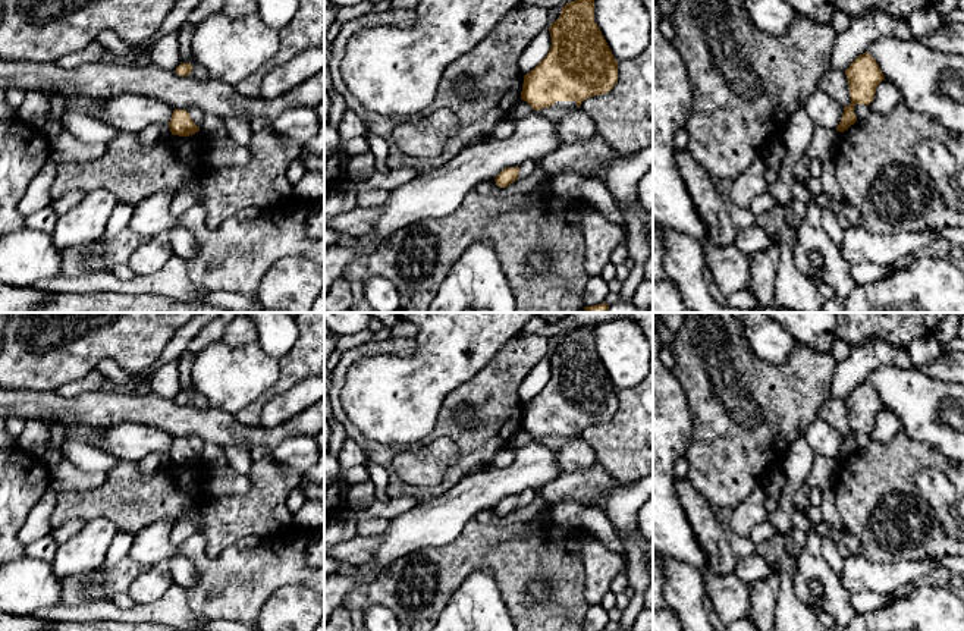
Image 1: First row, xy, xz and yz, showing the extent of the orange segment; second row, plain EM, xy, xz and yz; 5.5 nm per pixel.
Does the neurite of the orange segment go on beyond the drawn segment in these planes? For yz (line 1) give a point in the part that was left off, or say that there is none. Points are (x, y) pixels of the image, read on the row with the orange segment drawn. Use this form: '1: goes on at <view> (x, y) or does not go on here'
1: does not go on here

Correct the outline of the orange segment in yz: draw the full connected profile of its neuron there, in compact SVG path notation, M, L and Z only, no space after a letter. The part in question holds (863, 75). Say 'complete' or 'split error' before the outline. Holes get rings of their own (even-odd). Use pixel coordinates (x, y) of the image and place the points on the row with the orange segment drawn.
complete; M866 51L860 54L845 70L851 104L844 107L842 119L836 131L844 132L857 122L854 106L869 106L876 94L877 85L885 79L876 60Z

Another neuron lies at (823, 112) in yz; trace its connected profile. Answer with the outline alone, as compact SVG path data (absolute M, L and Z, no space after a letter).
M820 88L810 92L804 103L804 110L807 112L814 128L828 129L836 129L844 113L844 107L836 104Z

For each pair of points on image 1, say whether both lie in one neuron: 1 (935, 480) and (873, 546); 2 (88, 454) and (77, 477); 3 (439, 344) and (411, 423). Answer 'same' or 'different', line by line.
1: different
2: different
3: same

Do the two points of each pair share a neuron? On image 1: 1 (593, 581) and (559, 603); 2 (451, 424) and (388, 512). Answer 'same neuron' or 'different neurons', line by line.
1: different neurons
2: different neurons

